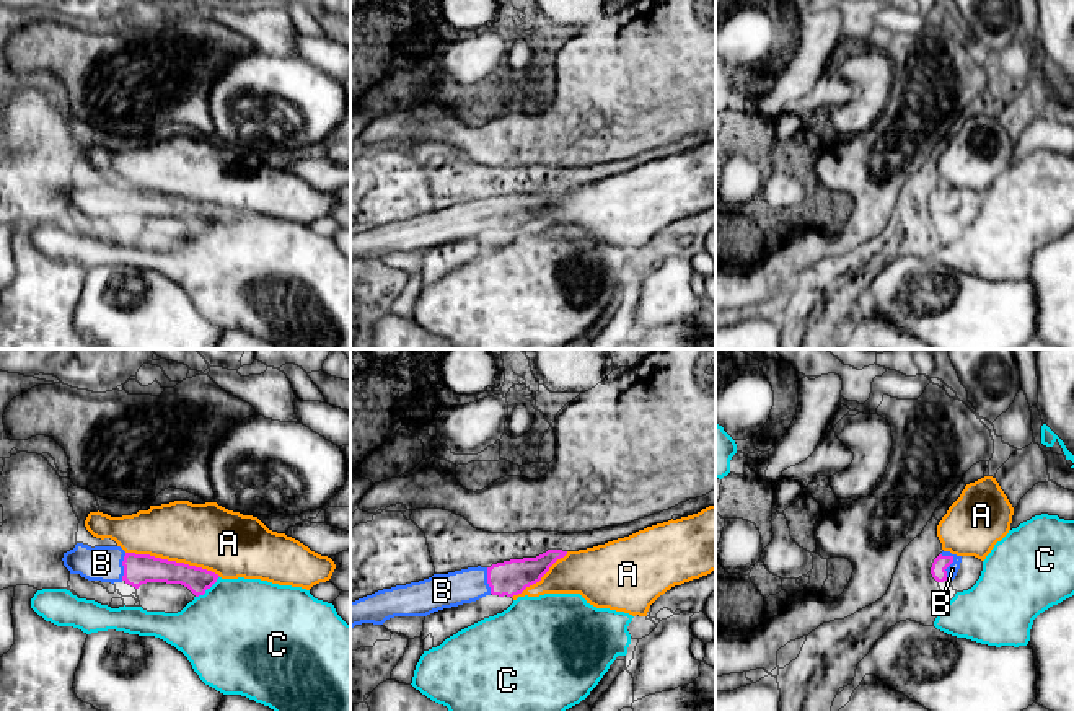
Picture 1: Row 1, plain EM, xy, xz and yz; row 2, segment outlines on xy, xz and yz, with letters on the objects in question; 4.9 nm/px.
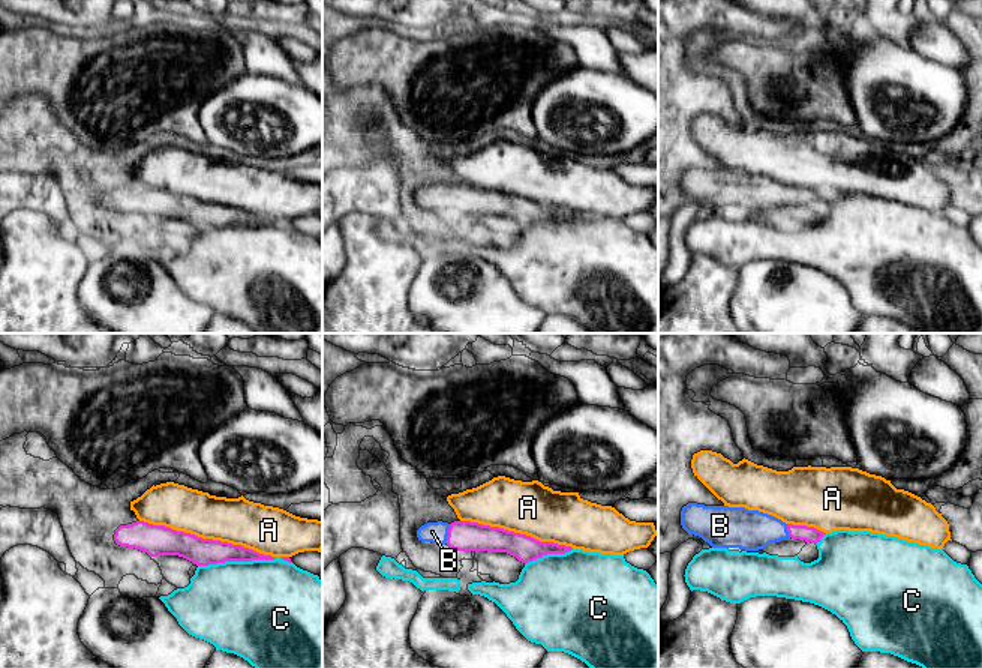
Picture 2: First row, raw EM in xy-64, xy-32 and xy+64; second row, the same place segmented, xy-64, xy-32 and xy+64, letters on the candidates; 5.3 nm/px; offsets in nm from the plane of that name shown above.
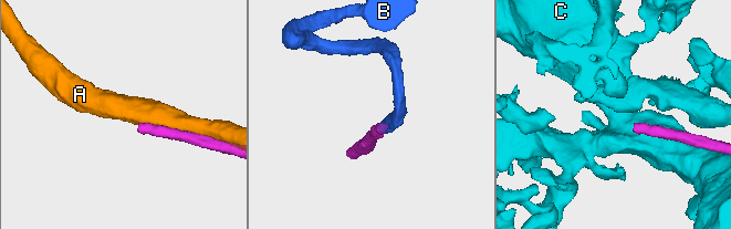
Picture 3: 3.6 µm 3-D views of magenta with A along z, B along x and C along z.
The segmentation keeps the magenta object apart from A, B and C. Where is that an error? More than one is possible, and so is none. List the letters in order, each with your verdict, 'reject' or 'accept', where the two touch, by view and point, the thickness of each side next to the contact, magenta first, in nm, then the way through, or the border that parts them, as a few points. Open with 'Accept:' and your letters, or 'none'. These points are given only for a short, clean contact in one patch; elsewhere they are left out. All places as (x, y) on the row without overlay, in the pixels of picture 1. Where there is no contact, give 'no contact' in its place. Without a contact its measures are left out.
Accept: B
A: reject; contact xy (173, 196); calibres 150 and 320 nm
B: accept; contact yz (950, 198); calibres 80 and 60 nm; way yz (941, 198), (950, 198), (952, 204)
C: reject; contact xy (207, 222); calibres 120 and 480 nm

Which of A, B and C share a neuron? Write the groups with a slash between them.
A / B / C

